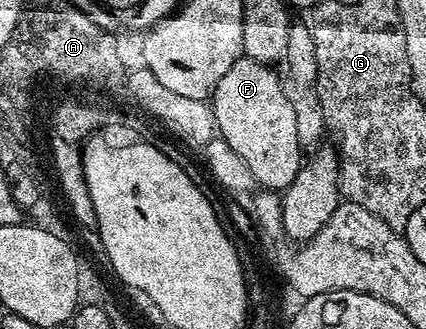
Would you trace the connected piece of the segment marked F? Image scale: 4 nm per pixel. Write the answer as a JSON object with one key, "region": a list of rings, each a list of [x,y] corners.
{"region":[[[237,59],[232,69],[220,77],[212,106],[217,134],[236,151],[236,157],[248,165],[255,184],[282,193],[304,166],[304,148],[297,141],[295,114],[284,95],[279,72],[274,71],[277,70],[273,66],[254,59]]]}

